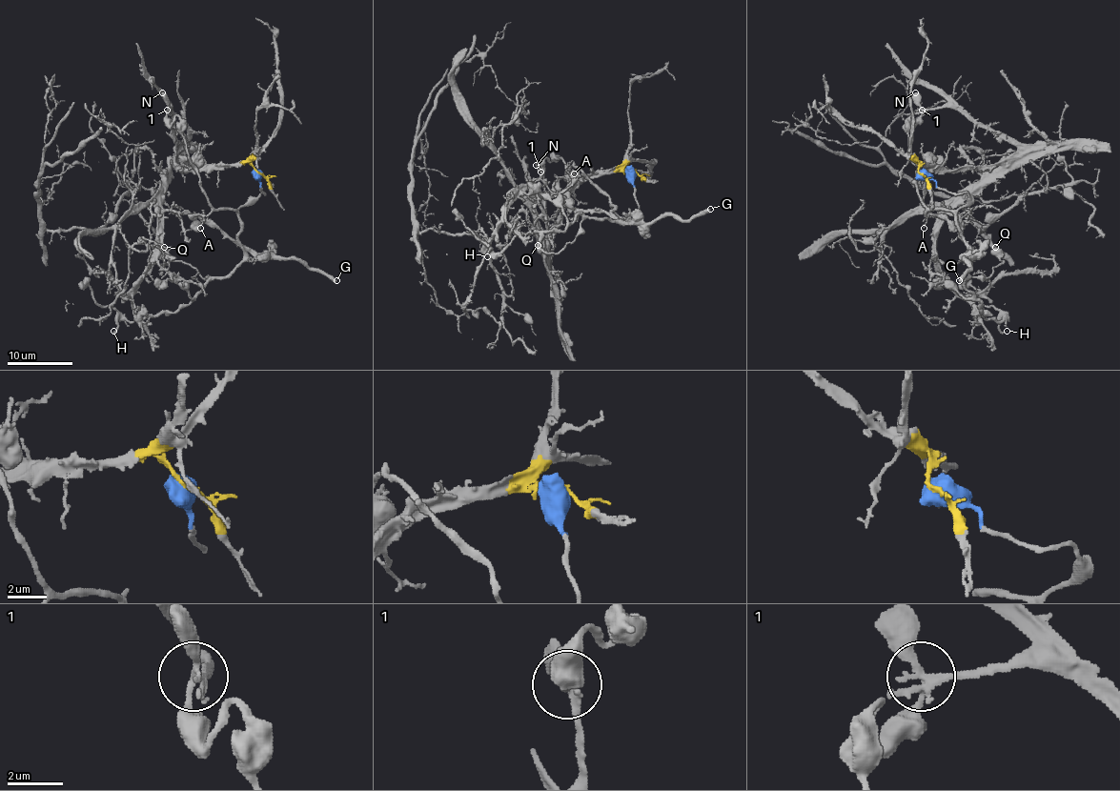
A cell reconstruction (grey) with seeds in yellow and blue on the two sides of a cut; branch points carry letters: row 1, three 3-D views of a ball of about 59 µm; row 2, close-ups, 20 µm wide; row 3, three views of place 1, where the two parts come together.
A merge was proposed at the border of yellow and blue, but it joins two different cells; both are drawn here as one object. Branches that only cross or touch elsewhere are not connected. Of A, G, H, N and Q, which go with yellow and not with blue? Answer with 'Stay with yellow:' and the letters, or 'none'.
Stay with yellow: none

